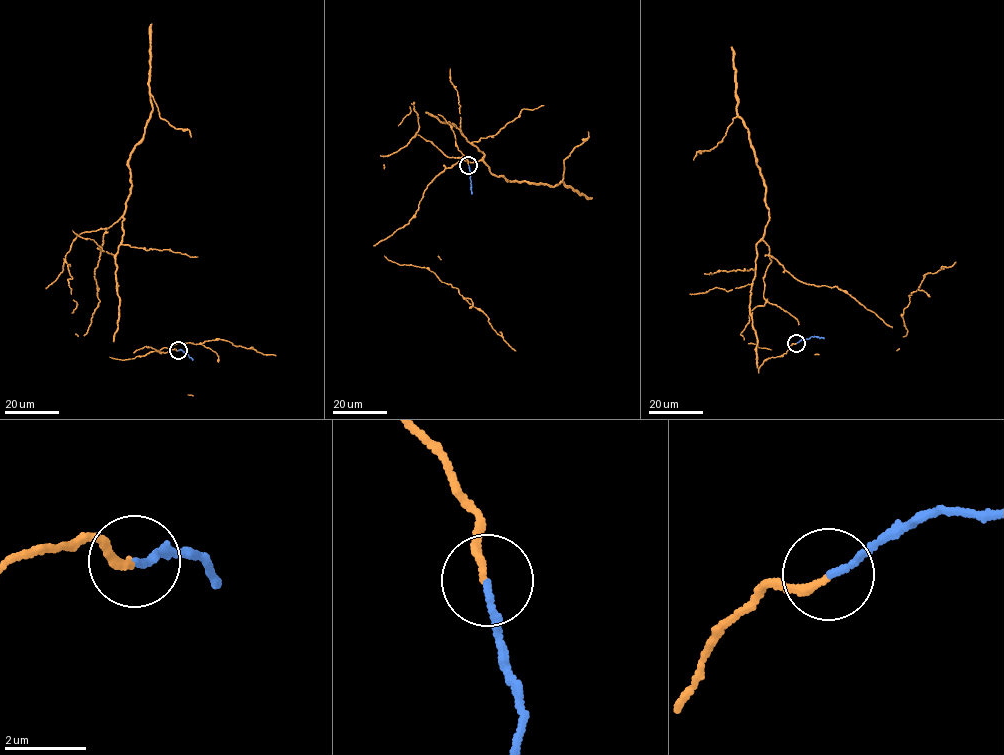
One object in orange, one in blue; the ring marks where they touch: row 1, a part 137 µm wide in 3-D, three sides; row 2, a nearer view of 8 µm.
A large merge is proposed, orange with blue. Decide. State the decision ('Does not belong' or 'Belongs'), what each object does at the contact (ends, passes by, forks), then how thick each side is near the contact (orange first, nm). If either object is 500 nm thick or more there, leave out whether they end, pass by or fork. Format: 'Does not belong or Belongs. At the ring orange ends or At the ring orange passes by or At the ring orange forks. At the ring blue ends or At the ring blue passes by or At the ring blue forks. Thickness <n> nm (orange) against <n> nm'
Belongs. At the ring orange ends. At the ring blue ends. Thickness 180 nm (orange) against 150 nm

